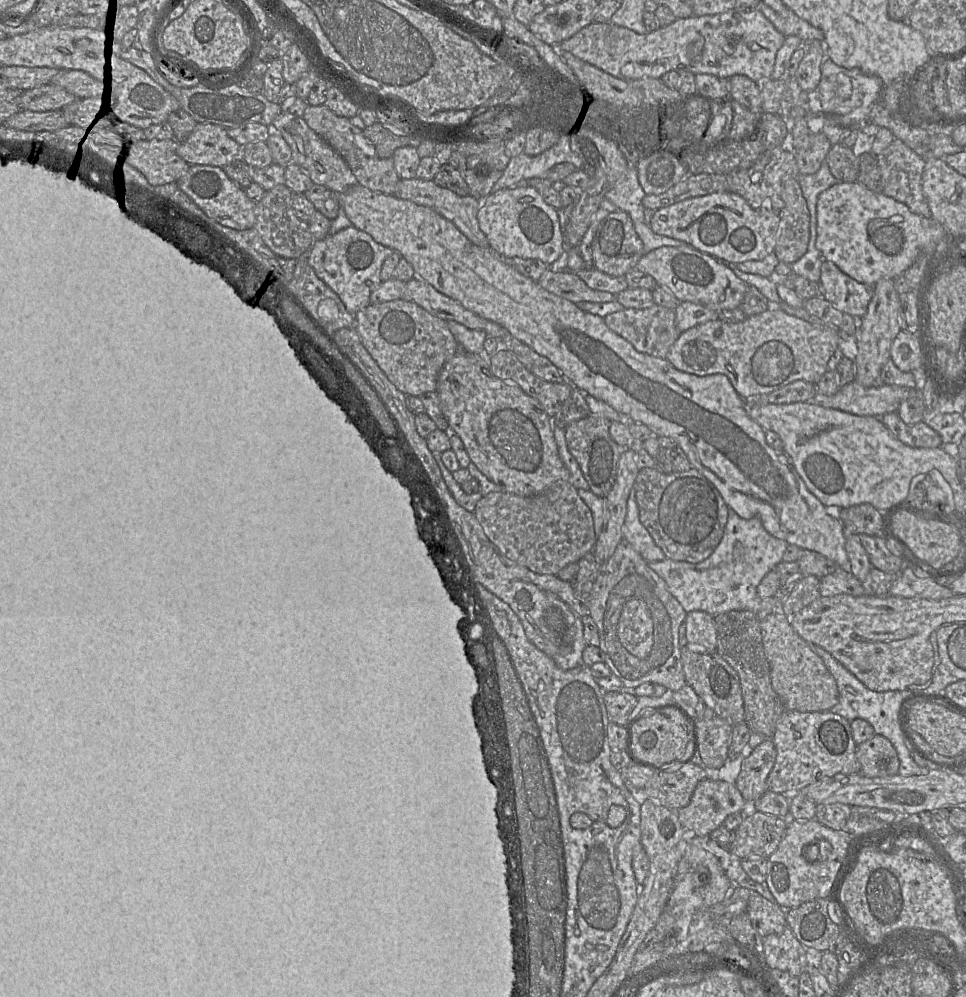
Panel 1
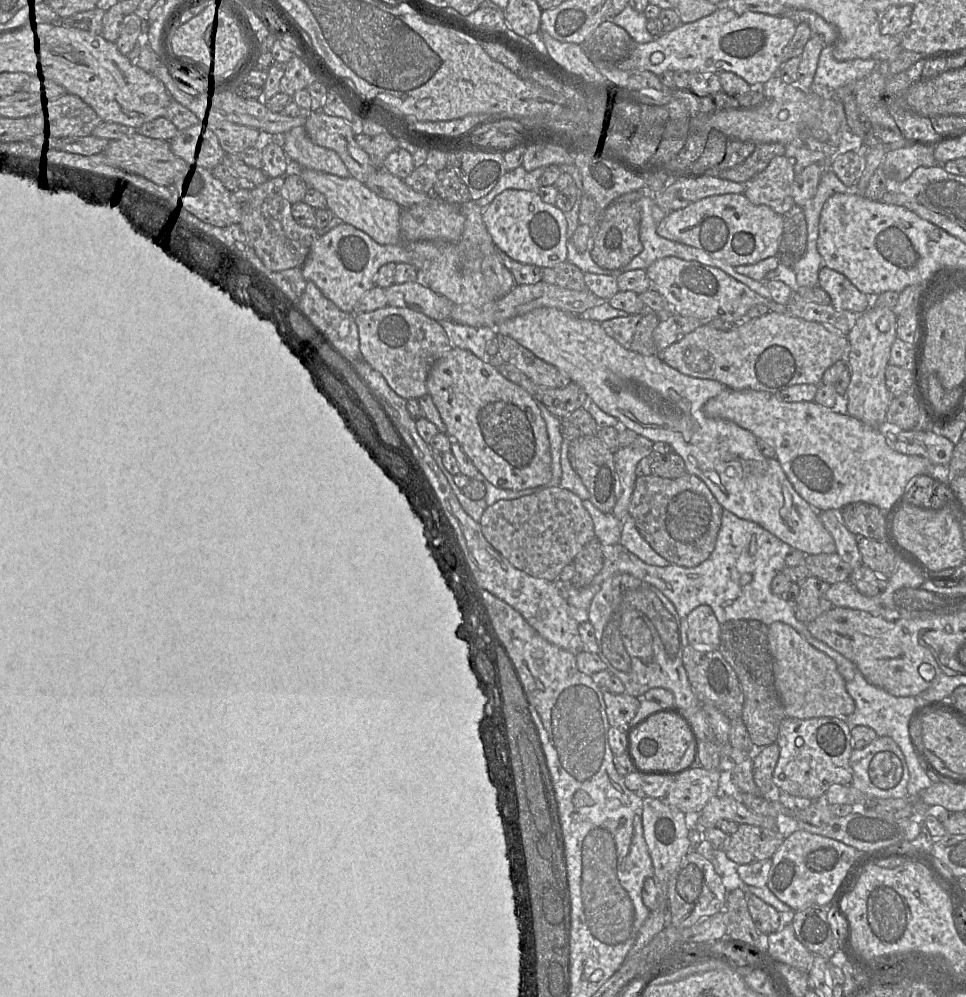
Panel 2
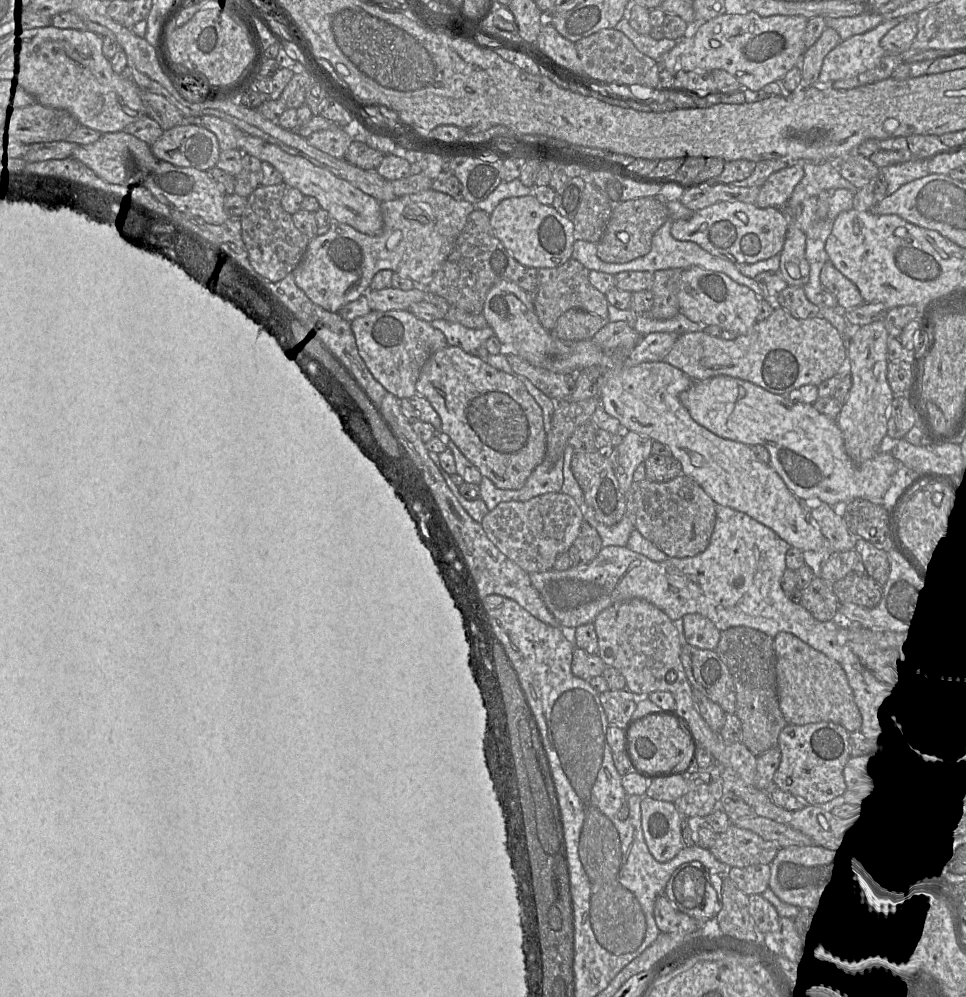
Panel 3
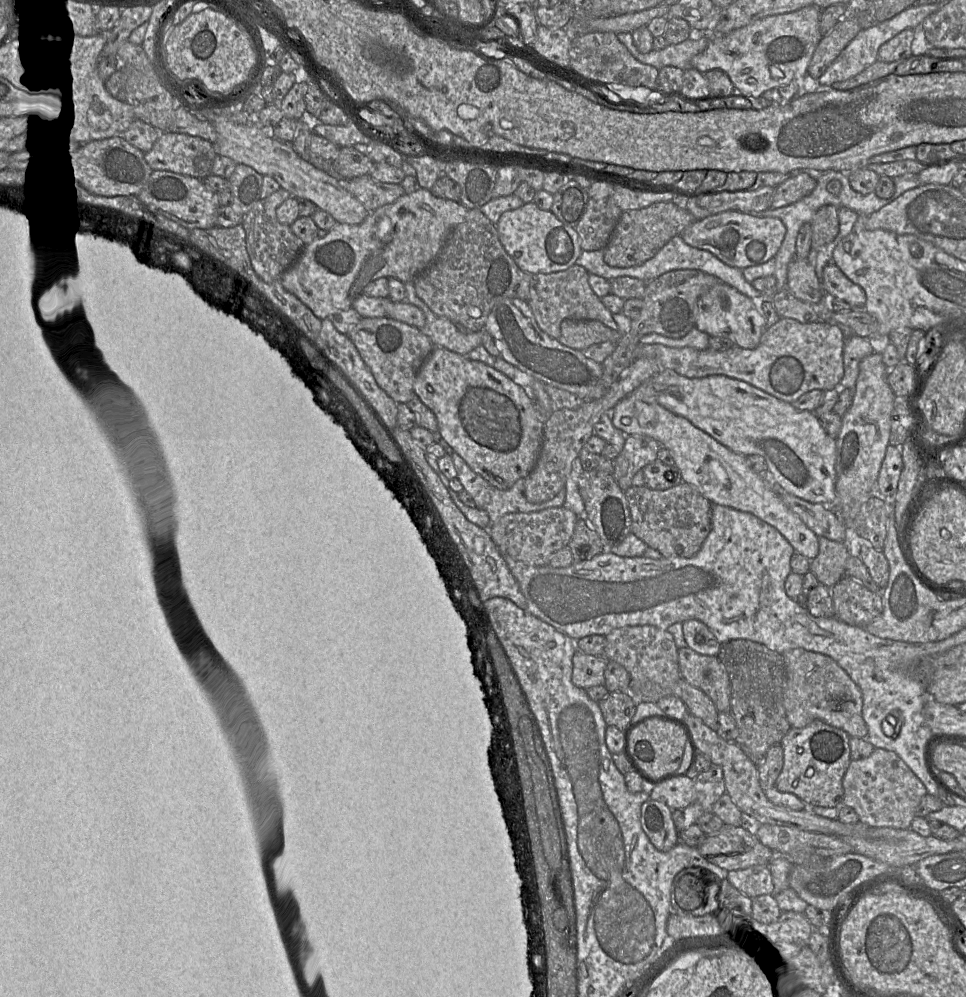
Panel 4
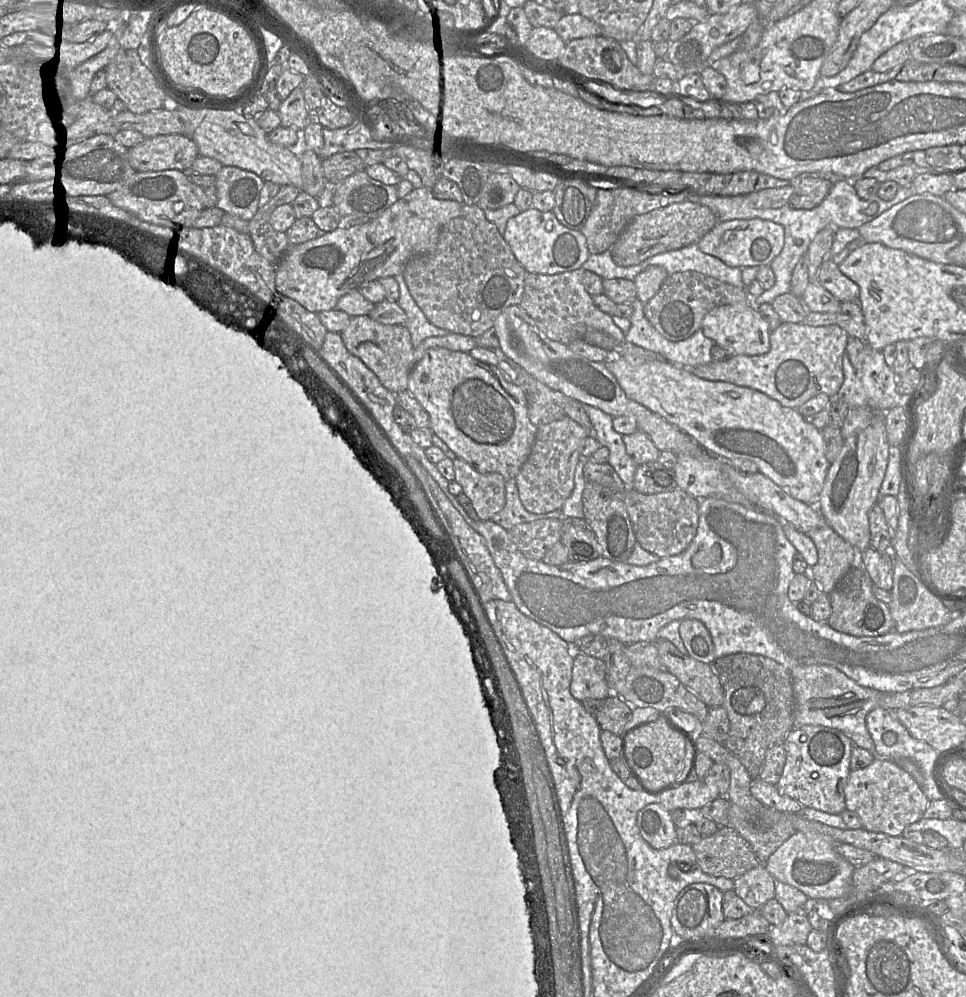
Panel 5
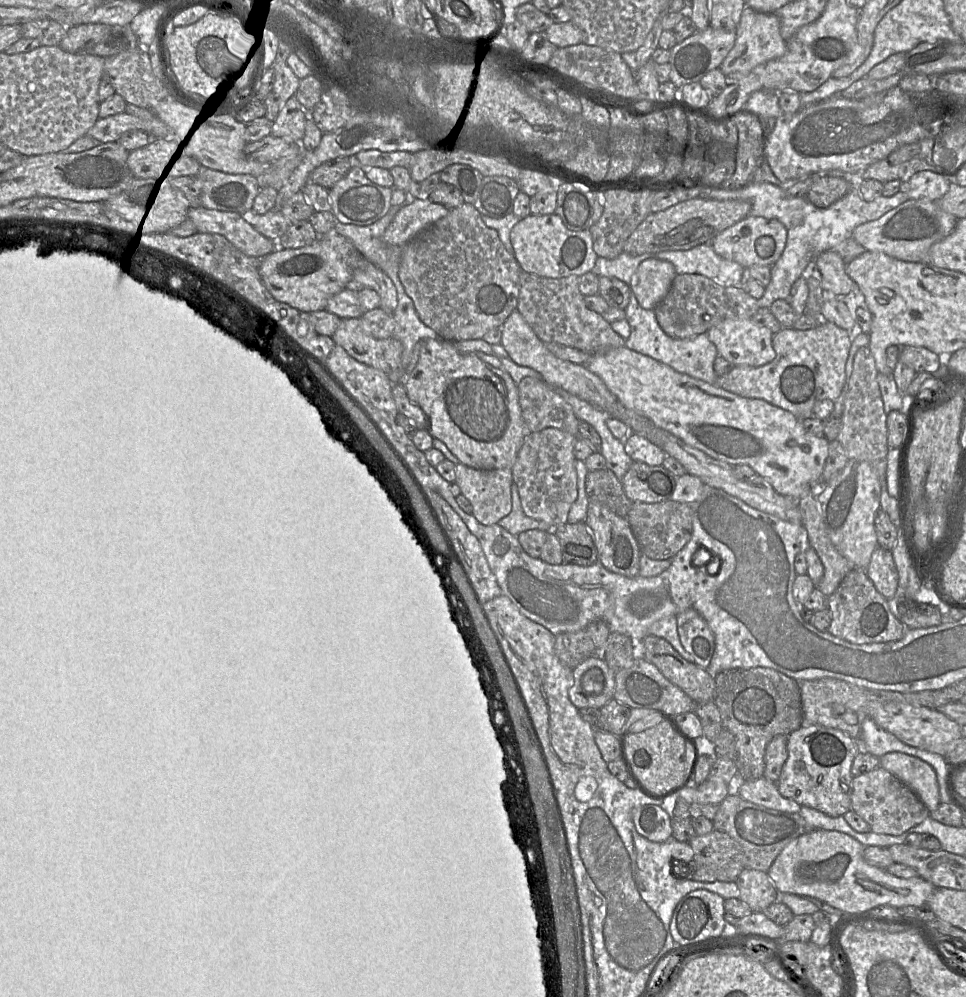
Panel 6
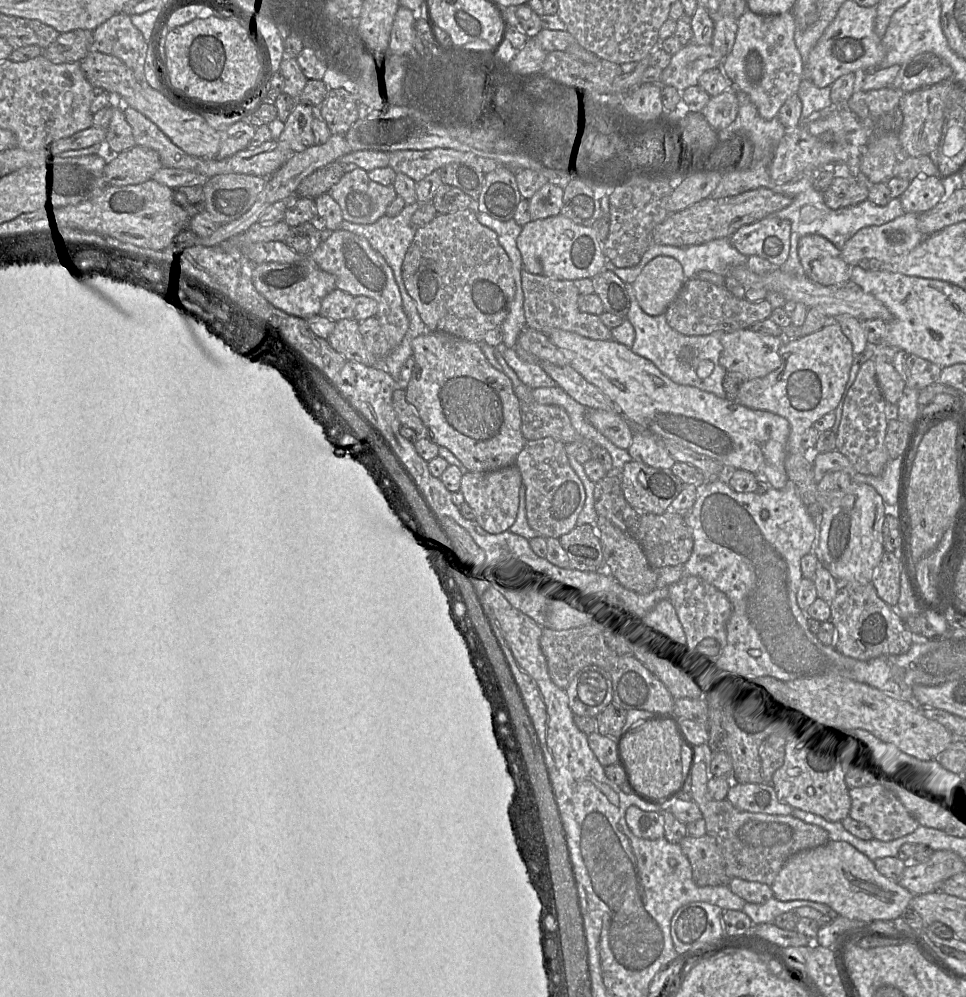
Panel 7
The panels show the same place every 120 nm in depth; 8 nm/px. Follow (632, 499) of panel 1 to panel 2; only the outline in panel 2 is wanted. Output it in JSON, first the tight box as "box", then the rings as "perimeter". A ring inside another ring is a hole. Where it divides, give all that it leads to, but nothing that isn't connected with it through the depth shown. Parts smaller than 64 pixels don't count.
{"box":[620,514,670,567],"perimeter":[[[629,514],[623,521],[620,544],[649,565],[664,567],[670,564],[666,559],[657,554],[641,536],[634,519]]]}

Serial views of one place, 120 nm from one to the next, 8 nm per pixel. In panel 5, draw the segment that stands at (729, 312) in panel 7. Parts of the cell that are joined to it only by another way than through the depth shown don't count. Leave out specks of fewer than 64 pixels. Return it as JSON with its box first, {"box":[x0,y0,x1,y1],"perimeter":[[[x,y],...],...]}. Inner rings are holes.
{"box":[644,272,751,341],"perimeter":[[[677,272],[669,275],[658,292],[644,304],[644,315],[665,338],[671,341],[681,341],[701,329],[704,316],[715,307],[749,304],[751,299],[746,289],[736,287],[700,272]]]}

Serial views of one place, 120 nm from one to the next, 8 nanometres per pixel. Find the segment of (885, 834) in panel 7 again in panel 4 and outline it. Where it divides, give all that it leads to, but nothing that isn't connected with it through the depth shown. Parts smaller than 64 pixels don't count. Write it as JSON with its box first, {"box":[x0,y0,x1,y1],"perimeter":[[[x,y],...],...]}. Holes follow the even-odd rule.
{"box":[842,748,927,829],"perimeter":[[[875,748],[872,754],[863,759],[851,760],[842,781],[844,795],[842,804],[855,810],[859,821],[870,827],[891,827],[909,829],[915,816],[916,808],[927,794],[924,784],[893,751]]]}

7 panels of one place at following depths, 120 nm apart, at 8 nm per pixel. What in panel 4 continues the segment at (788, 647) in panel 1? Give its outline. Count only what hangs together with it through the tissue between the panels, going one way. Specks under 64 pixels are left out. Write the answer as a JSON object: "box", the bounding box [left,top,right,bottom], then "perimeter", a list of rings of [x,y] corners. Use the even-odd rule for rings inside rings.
{"box":[782,648,868,737],"perimeter":[[[802,648],[782,655],[785,663],[784,708],[791,727],[802,728],[821,720],[844,730],[850,737],[867,737],[868,728],[862,716],[862,692],[834,659]]]}

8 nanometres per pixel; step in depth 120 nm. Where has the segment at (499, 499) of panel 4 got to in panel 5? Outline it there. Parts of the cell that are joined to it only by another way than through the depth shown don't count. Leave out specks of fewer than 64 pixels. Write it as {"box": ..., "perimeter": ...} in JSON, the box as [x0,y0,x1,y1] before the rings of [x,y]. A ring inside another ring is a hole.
{"box":[492,478,566,531],"perimeter":[[[515,478],[508,479],[505,482],[506,502],[503,509],[495,514],[492,521],[502,526],[507,531],[513,526],[525,522],[532,522],[545,518],[556,518],[561,521],[566,518],[563,516],[561,509],[544,514],[534,514],[527,511],[519,498],[518,489]]]}

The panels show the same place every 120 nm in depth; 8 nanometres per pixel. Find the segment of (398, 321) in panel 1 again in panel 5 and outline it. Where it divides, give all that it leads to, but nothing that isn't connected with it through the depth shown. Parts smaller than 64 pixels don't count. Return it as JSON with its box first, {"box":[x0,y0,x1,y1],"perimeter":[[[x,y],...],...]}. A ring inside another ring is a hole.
{"box":[339,316,416,393],"perimeter":[[[370,316],[351,317],[348,326],[339,333],[348,351],[358,357],[393,393],[407,391],[409,375],[416,364],[411,334],[403,325],[384,325]]]}

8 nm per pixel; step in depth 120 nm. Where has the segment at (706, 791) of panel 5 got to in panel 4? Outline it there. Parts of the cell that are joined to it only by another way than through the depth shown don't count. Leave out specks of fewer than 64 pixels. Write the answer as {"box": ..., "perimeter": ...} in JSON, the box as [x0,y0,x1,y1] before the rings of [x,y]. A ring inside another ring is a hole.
{"box":[650,777,697,810],"perimeter":[[[680,777],[663,782],[650,791],[650,799],[664,803],[672,810],[684,809],[697,801],[695,780]]]}

